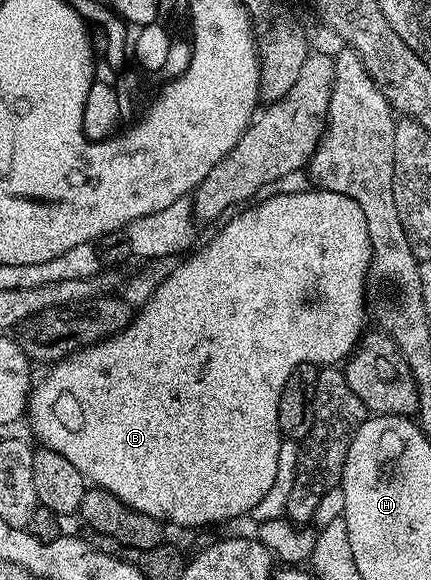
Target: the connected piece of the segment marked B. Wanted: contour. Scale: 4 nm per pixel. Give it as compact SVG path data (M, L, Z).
M308 187L305 193L276 193L265 201L259 201L255 202L257 205L253 209L244 207L237 212L241 212L237 217L229 216L223 222L225 225L197 253L190 254L188 261L181 260L176 270L158 285L152 298L139 306L132 323L124 328L123 333L106 337L95 345L87 345L71 357L55 362L49 368L52 370L41 381L39 378L35 382L28 398L26 422L43 448L58 451L58 455L70 459L85 482L97 489L110 491L110 495L122 499L122 503L151 517L159 517L169 526L200 529L203 525L232 521L258 508L262 499L275 490L272 488L276 485L276 476L282 470L278 403L282 399L282 387L286 387L286 379L290 379L290 371L299 365L328 367L343 362L352 356L366 329L366 282L372 248L362 207L346 195L319 187Z

